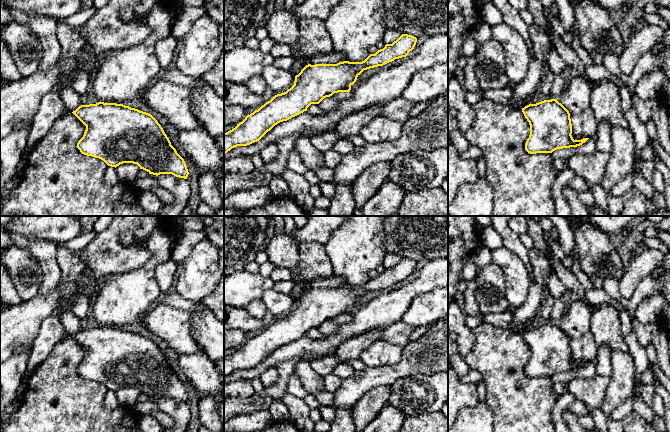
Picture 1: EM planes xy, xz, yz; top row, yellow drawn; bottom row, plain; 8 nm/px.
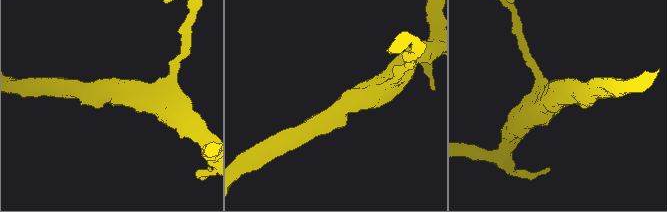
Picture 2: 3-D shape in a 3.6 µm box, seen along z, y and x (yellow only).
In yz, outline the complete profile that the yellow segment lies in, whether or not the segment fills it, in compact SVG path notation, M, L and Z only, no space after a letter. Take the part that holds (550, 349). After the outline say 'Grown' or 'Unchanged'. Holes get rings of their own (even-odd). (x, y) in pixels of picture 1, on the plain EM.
M557 323L529 328L522 336L530 349L530 359L525 367L525 374L530 378L577 371L589 363L573 363L570 337Z. Unchanged

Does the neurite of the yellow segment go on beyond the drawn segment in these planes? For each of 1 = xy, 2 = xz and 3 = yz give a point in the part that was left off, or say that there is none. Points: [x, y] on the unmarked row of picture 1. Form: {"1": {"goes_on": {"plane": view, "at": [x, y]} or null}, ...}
{"1": {"goes_on": null}, "2": {"goes_on": null}, "3": {"goes_on": null}}

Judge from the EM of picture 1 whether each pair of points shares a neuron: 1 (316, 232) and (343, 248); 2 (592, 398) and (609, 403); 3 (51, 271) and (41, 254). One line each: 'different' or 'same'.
1: different
2: different
3: same

